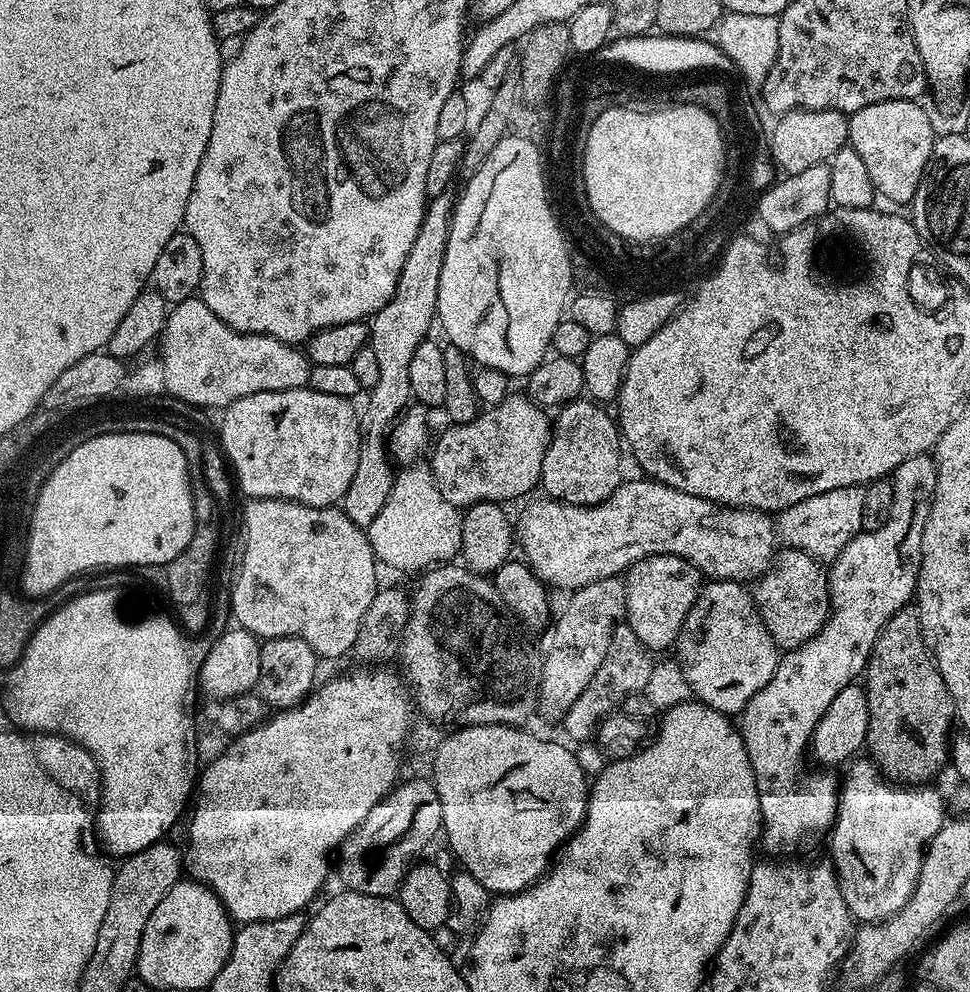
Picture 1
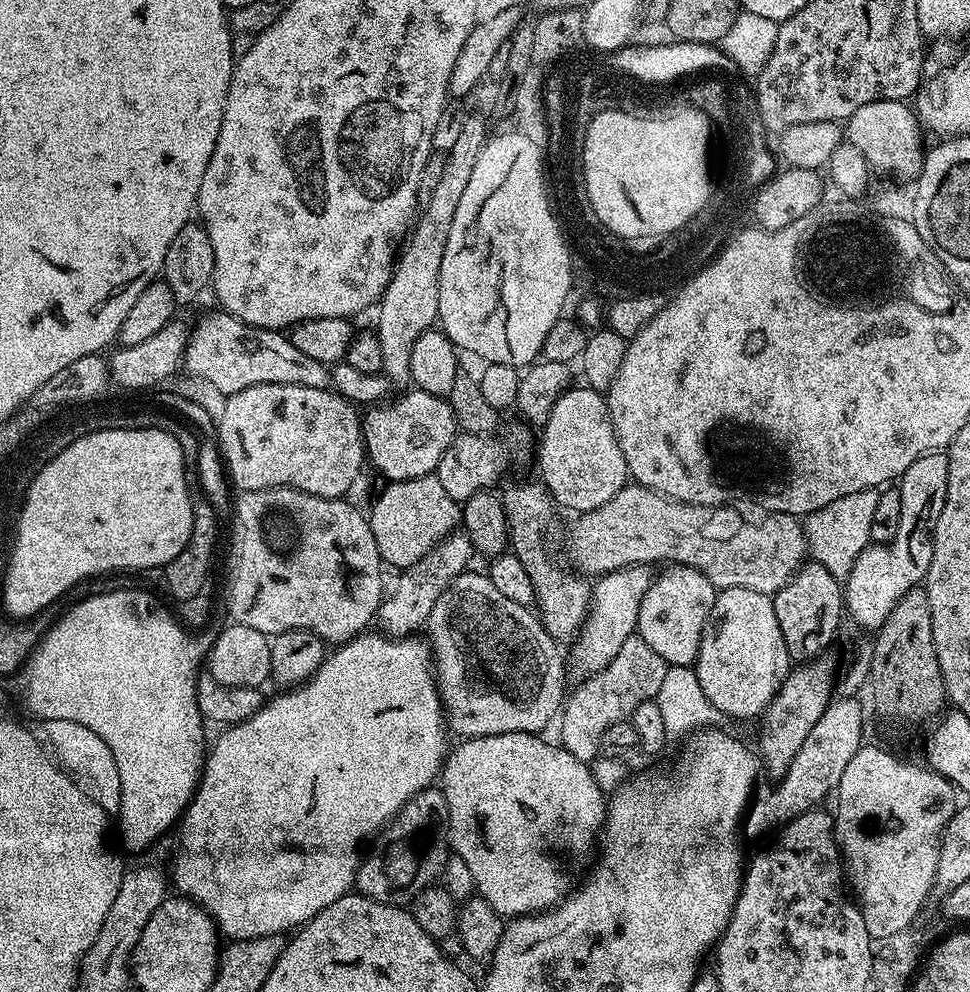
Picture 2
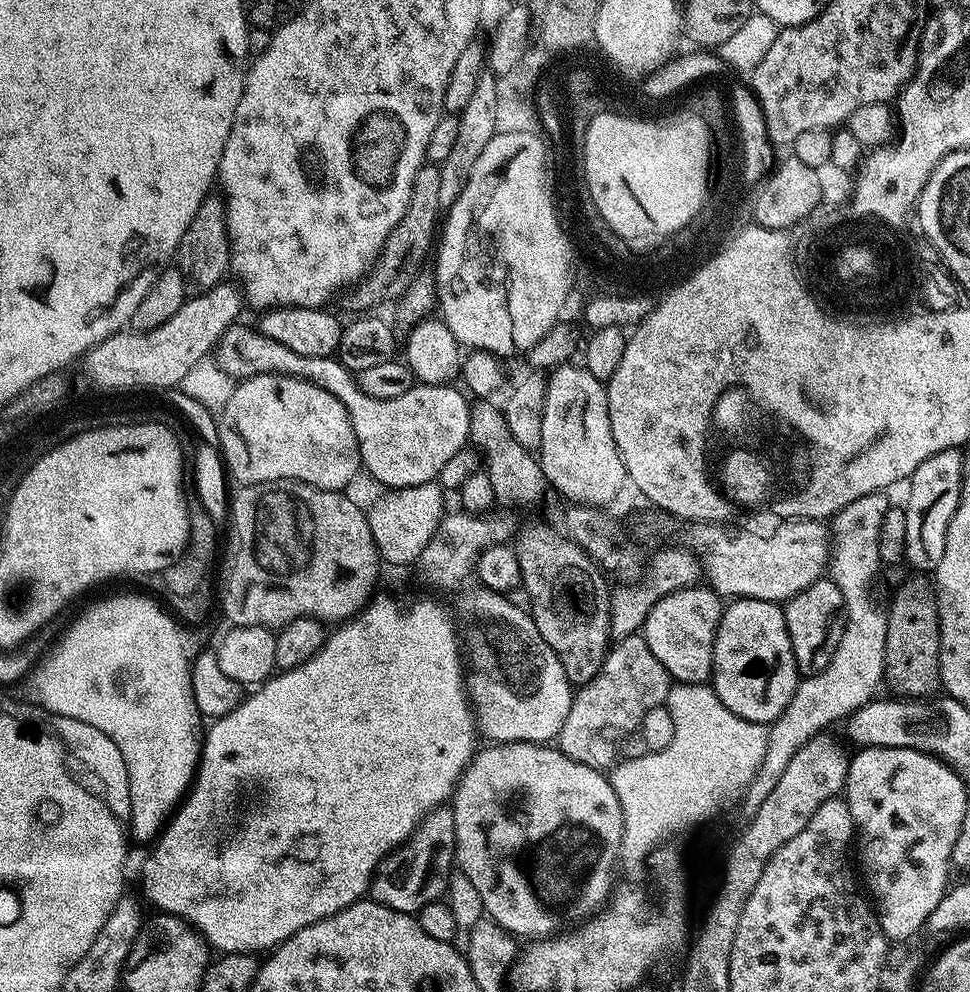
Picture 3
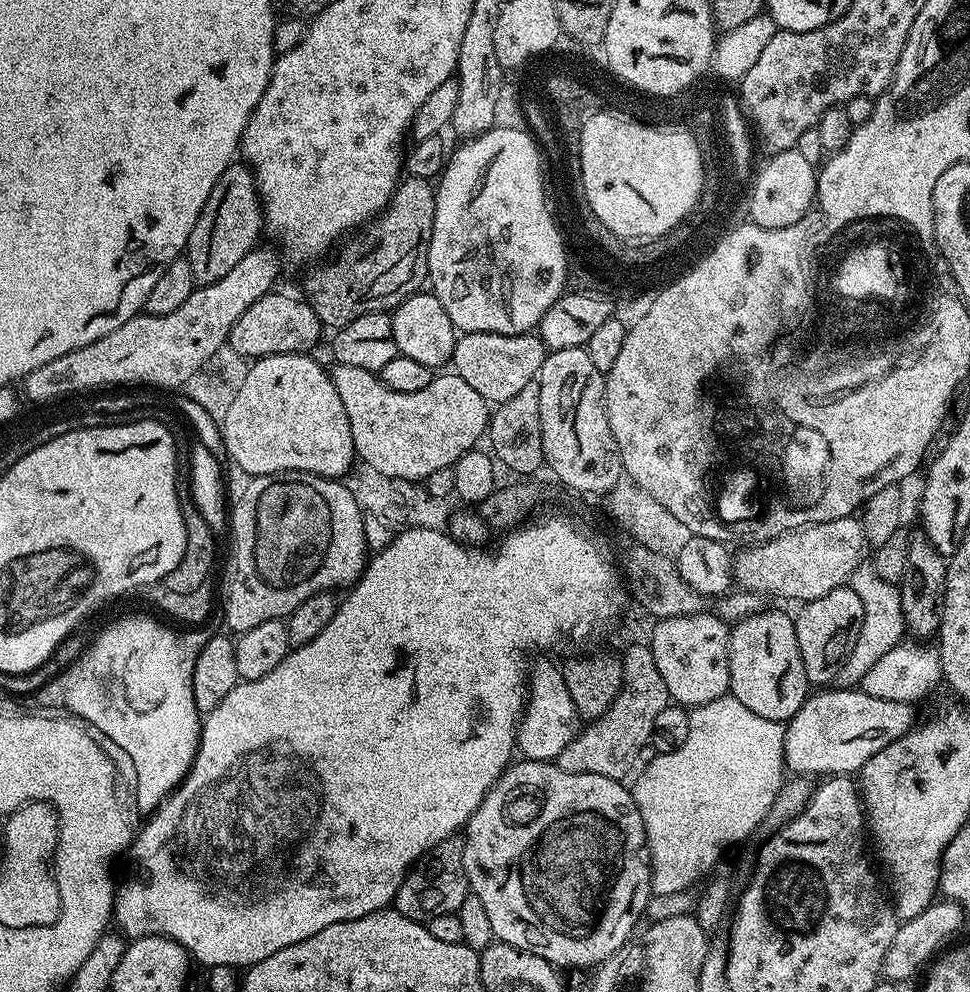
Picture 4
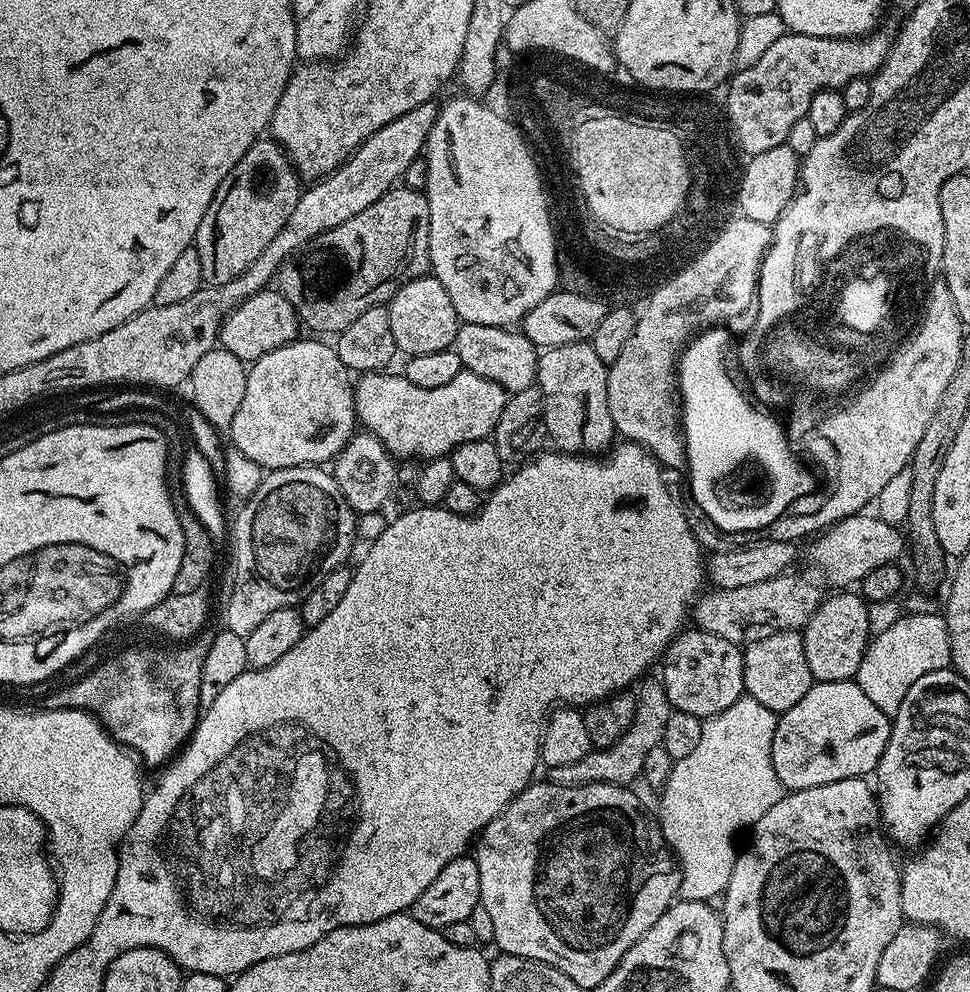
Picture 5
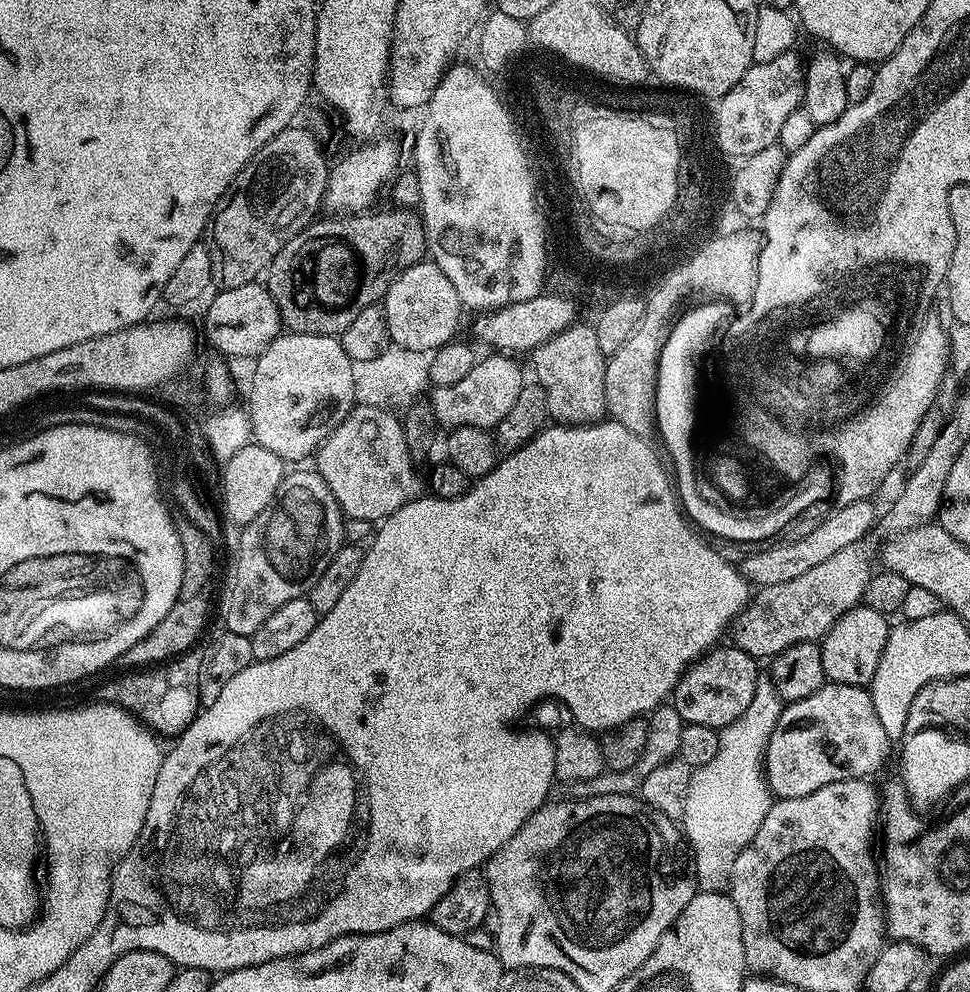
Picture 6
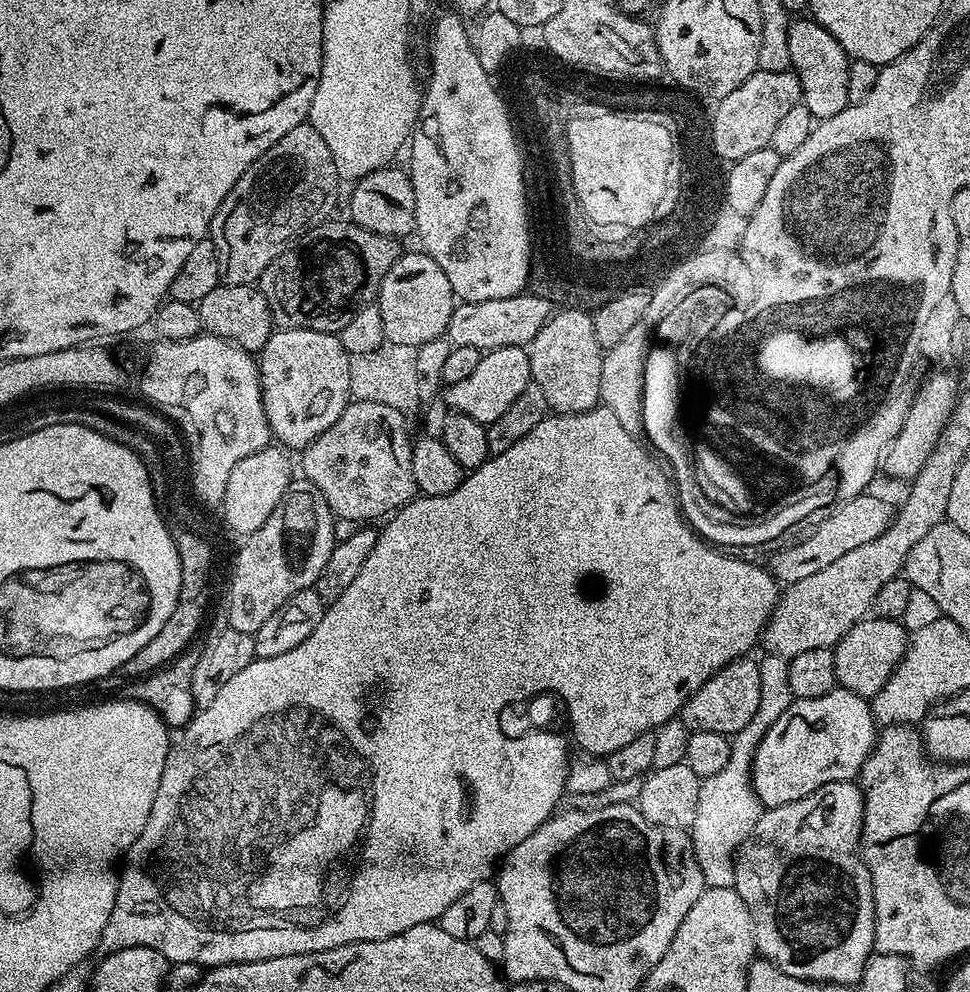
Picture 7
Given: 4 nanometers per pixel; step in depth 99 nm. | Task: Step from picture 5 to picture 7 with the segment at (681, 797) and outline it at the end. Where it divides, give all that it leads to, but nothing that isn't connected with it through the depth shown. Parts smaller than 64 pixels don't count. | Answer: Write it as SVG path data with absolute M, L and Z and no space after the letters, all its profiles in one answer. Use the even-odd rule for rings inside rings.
M765 655L759 661L762 678L762 698L758 698L758 710L750 722L731 737L732 753L718 770L718 774L703 777L698 794L697 813L690 827L692 849L702 870L705 885L710 888L731 888L736 882L736 851L754 830L762 805L752 789L752 756L758 750L762 738L786 714L794 699L790 690L788 661L781 656Z

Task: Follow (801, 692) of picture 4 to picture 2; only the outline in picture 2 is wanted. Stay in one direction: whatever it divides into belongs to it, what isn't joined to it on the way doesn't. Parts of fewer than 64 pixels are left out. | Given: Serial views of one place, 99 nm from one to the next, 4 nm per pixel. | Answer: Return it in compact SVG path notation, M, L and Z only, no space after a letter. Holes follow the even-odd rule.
M745 588L719 589L700 639L694 671L698 686L702 686L702 694L710 698L717 713L724 715L725 712L736 720L759 717L768 703L776 697L776 691L790 671L788 647L782 638L782 626L778 626L778 616L774 614L772 596L767 592Z

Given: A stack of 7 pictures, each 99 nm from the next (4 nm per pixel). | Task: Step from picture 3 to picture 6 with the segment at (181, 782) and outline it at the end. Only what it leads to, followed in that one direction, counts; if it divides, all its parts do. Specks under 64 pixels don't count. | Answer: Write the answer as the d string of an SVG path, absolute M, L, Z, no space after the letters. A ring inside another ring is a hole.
M189 650L179 658L165 663L162 670L132 670L120 674L124 676L103 685L103 699L109 704L116 704L120 710L131 712L153 733L175 738L192 725L201 707L198 690L198 670L201 666L202 651Z

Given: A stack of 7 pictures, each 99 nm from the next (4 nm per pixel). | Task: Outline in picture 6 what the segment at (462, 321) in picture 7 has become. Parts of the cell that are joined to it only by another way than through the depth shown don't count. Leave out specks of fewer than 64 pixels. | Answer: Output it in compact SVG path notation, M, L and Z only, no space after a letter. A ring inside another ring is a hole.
M541 294L526 302L514 302L505 308L498 308L481 315L476 332L492 347L489 349L499 350L504 354L517 354L516 352L528 354L550 338L562 334L562 330L566 330L571 324L577 323L576 306L578 306L577 301L566 295Z

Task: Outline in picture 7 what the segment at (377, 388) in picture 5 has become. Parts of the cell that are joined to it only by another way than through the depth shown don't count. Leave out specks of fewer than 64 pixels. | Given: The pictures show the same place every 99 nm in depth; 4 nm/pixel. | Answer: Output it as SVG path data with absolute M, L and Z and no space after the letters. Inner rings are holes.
M527 347L494 348L481 355L478 367L464 381L447 385L442 400L449 404L447 407L451 411L466 414L474 418L474 422L487 426L496 421L530 383L532 383L532 371Z

